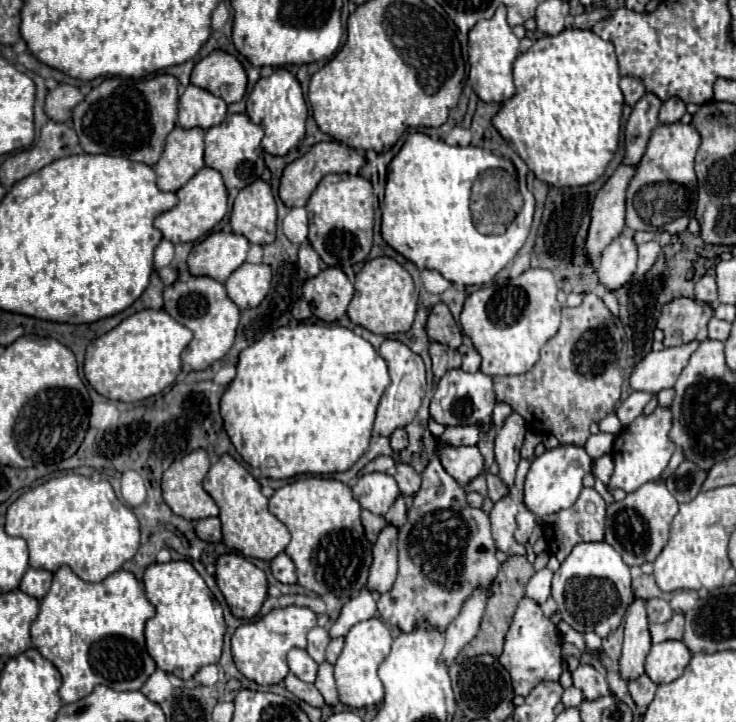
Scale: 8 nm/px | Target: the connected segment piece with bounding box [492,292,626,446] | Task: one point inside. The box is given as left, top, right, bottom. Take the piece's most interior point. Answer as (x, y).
(577, 380)

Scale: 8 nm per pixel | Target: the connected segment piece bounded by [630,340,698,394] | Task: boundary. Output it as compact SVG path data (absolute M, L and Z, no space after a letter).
M698 340L676 348L664 348L660 352L648 352L640 362L636 362L630 374L632 390L658 394L664 388L672 388L696 346Z

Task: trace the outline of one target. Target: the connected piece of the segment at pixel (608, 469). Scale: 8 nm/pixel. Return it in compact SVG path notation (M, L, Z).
M608 454L600 456L594 464L594 476L600 478L604 484L608 484L608 480L612 476L612 470L614 470L614 464L612 464L612 458Z

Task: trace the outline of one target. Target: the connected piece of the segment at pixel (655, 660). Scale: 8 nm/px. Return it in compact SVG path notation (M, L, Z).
M678 640L660 642L652 646L646 658L646 674L656 684L668 684L684 672L688 662L690 650L682 642Z

